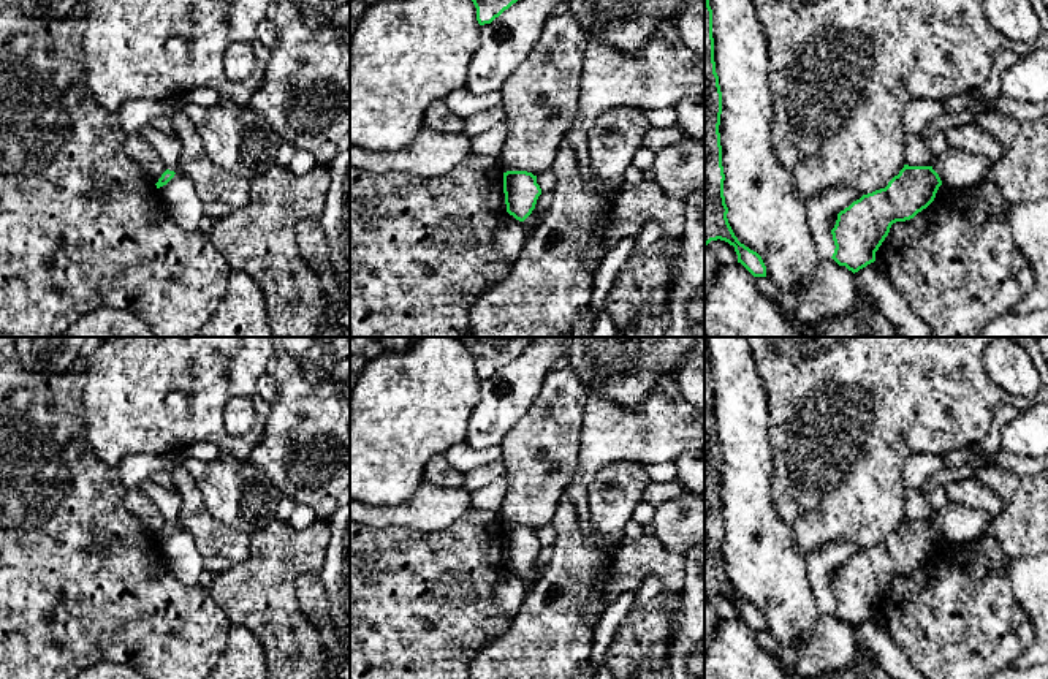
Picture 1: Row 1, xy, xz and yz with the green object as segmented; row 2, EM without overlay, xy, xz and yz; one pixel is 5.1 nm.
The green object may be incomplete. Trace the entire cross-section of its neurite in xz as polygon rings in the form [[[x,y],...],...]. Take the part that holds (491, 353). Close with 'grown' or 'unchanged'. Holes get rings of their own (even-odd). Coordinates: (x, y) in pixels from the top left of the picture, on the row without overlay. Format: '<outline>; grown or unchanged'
[[[456,337],[473,356],[480,380],[491,378],[535,337]]]; unchanged

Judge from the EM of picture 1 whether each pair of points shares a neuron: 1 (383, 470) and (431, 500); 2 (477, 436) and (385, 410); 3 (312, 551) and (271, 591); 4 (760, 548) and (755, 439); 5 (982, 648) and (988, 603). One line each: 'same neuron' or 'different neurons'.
1: different neurons
2: different neurons
3: same neuron
4: same neuron
5: same neuron

